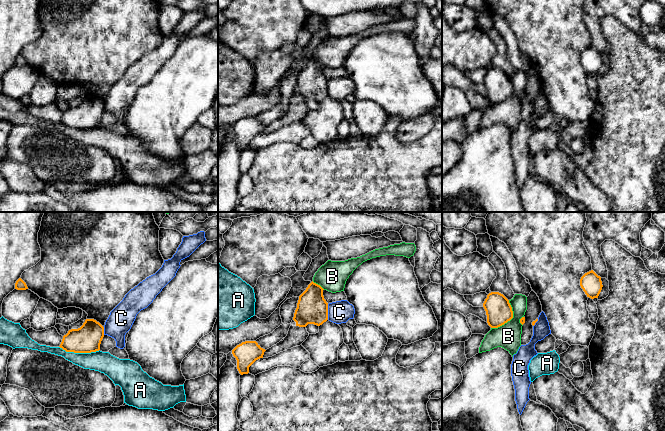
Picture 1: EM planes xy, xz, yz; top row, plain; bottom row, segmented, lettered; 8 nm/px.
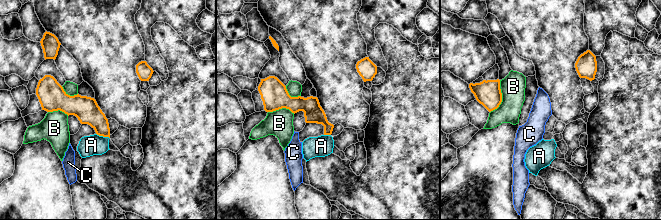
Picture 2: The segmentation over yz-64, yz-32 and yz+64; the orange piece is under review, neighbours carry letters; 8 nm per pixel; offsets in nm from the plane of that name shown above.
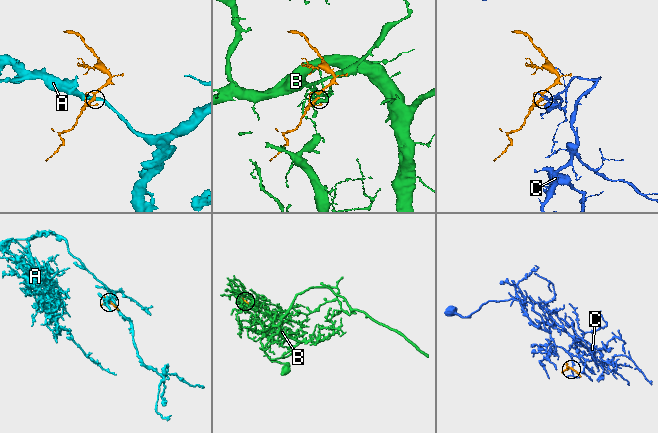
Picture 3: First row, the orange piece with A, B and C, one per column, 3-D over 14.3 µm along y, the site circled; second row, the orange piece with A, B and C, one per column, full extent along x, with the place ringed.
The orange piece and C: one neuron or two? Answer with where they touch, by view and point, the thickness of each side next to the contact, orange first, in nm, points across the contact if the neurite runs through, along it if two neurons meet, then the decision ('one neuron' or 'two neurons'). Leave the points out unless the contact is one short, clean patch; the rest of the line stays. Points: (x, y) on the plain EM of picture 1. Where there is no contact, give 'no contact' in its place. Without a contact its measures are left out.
xz (327, 88) | 240/180 nm | along xz (327, 80), (328, 95) | two neurons

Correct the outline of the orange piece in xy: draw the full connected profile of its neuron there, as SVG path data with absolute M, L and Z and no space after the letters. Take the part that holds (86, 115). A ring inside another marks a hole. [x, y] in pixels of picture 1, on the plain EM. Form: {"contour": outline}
{"contour": "M86 95L78 105L71 105L63 112L60 124L66 128L91 129L100 126L104 103L94 95Z"}

